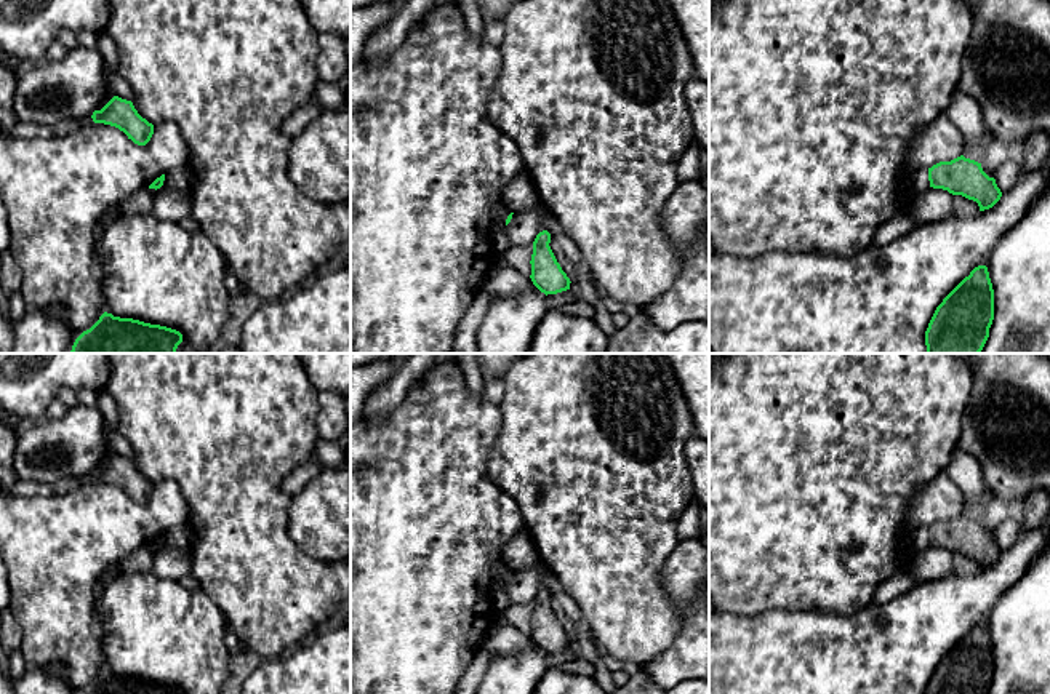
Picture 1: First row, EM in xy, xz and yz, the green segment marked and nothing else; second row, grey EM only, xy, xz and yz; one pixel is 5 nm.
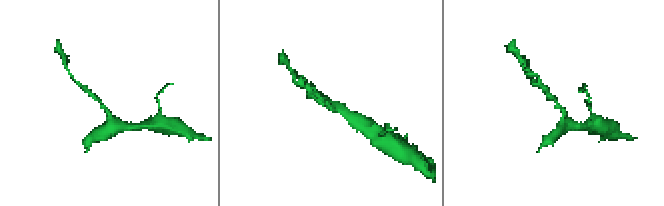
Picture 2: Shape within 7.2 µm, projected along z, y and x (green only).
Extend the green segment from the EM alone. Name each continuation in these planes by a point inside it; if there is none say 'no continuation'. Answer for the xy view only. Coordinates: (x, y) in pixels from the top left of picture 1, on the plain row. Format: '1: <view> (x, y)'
1: xy (178, 536)

